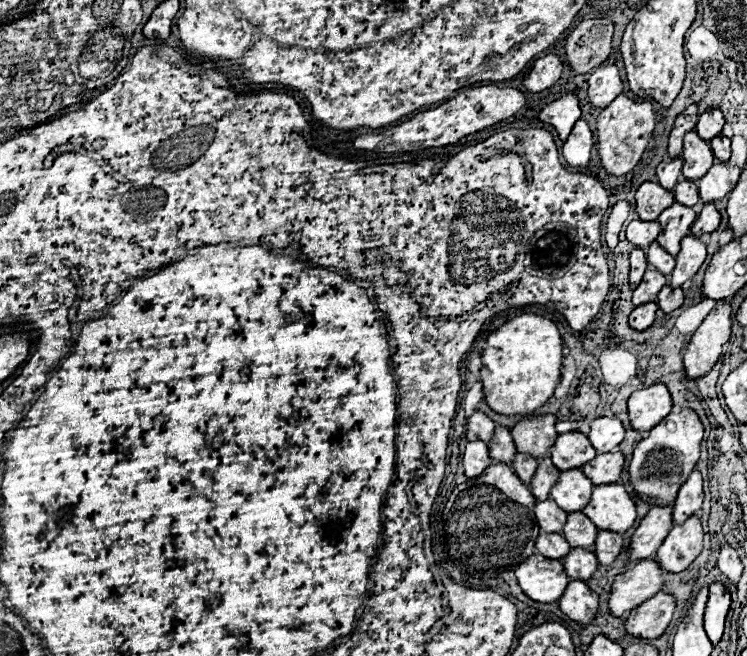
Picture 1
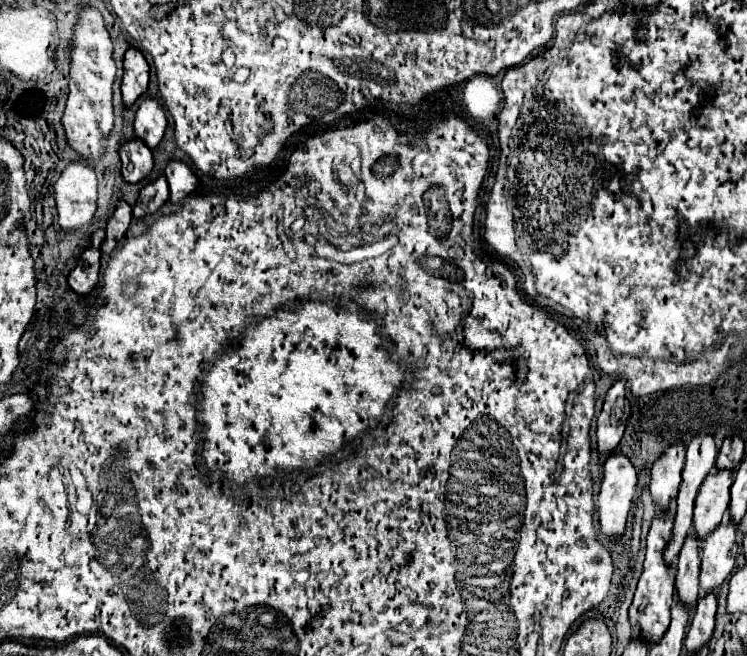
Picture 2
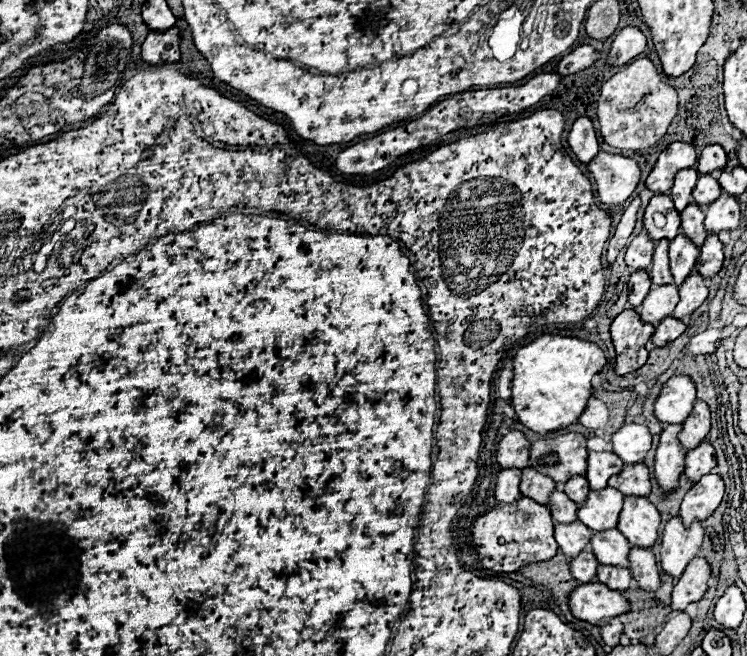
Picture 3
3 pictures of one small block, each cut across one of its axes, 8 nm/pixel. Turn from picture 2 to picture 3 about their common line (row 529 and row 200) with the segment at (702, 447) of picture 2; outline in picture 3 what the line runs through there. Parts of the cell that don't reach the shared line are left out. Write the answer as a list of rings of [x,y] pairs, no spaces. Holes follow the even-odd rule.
[[[686,168],[676,174],[670,196],[672,196],[678,212],[684,210],[684,206],[688,206],[688,202],[692,202],[692,190],[694,190],[696,182],[698,182],[698,172],[694,168]]]

